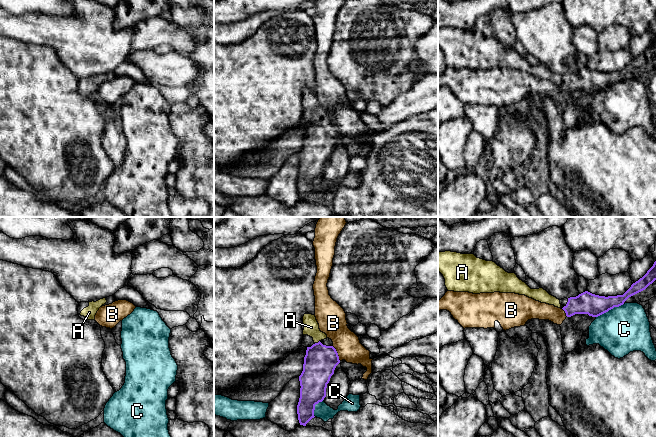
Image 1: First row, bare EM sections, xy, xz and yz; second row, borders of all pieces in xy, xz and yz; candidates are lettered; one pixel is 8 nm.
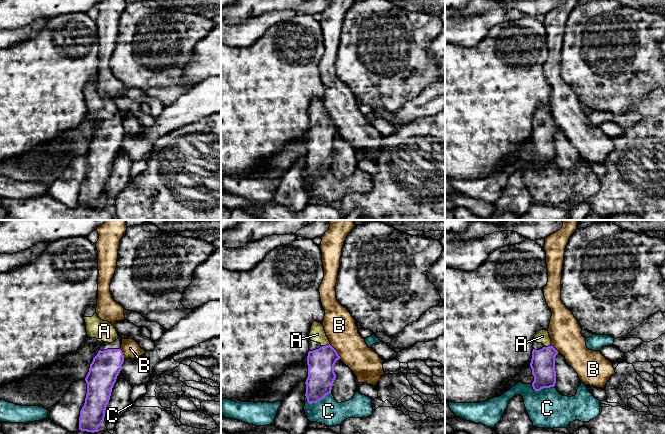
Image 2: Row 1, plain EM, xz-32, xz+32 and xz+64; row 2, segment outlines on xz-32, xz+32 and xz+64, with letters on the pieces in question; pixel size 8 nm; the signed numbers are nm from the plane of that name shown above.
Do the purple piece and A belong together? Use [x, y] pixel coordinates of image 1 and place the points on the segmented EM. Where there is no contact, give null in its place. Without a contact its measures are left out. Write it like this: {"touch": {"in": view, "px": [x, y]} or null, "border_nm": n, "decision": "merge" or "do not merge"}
{"touch": {"in": "xz", "px": [318, 342]}, "border_nm": 50, "decision": "merge"}

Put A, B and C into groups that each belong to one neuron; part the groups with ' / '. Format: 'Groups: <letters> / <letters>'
Groups: A / B / C

